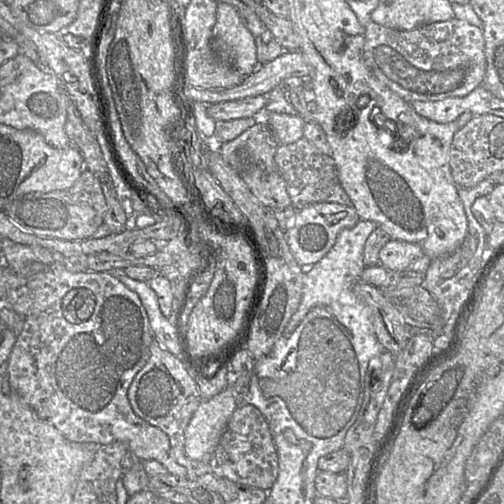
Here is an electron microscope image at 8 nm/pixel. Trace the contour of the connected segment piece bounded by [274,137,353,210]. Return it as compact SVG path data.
M304 137L291 144L279 145L274 159L278 171L286 182L292 206L296 210L318 202L353 206L350 197L340 184L333 158L322 153Z

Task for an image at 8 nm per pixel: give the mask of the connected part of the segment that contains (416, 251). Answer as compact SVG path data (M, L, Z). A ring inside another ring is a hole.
M391 239L380 250L379 263L388 270L404 272L413 261L423 255L418 244Z

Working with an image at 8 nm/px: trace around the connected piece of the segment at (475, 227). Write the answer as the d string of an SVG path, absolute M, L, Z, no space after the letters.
M485 179L472 188L458 188L458 194L468 220L467 235L461 245L453 252L433 259L425 272L421 286L431 293L440 306L444 325L453 323L456 313L466 299L476 274L483 265L485 256L489 251L485 229L475 218L472 205L477 198L489 196L495 186L493 181Z

